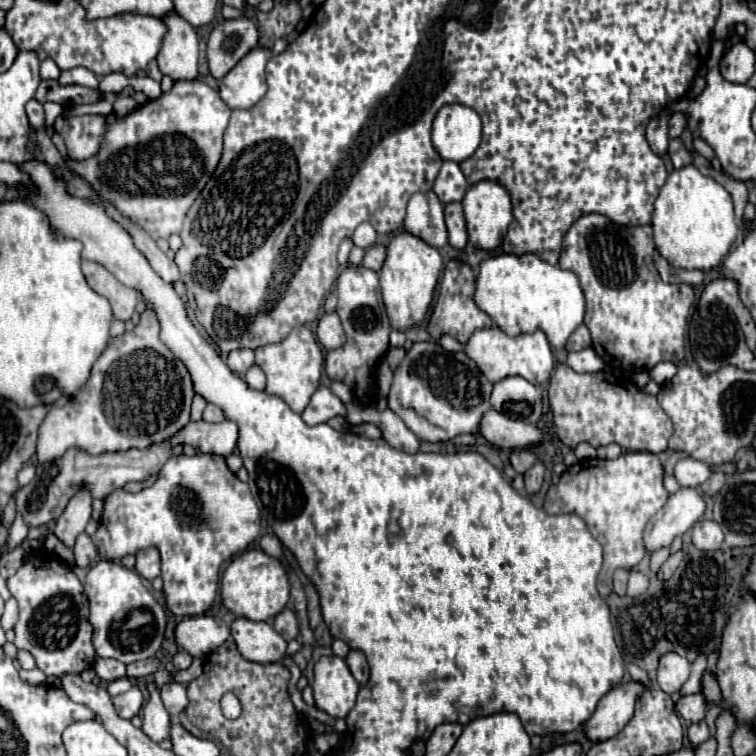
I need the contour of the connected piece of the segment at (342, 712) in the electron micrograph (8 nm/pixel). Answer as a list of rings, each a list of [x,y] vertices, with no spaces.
[[[326,655],[314,665],[312,691],[320,711],[332,717],[346,717],[356,703],[358,689],[360,685],[342,657]]]

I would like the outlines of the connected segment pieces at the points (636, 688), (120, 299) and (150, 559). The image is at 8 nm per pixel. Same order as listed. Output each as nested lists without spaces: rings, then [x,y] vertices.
[[[632,681],[628,685],[618,685],[610,693],[606,693],[600,701],[592,717],[586,721],[586,739],[592,743],[606,741],[614,737],[634,715],[634,703],[638,695],[646,691],[640,683]]]
[[[82,261],[82,273],[88,285],[110,301],[116,319],[128,321],[132,317],[140,299],[134,289],[122,285],[118,279],[114,279],[114,275],[110,275],[110,271],[106,271],[100,263],[94,261]]]
[[[148,547],[136,553],[136,571],[148,581],[160,575],[160,553],[156,547]]]

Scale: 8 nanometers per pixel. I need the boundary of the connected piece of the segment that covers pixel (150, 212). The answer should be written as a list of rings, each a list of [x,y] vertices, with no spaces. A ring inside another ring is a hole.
[[[174,83],[174,87],[158,99],[146,101],[132,113],[120,117],[114,111],[106,115],[106,133],[100,143],[100,151],[84,161],[62,157],[52,145],[46,131],[36,133],[38,149],[50,167],[60,167],[72,175],[80,175],[102,201],[108,201],[118,209],[118,213],[132,223],[140,225],[152,239],[168,239],[172,233],[182,231],[182,221],[186,211],[192,207],[194,199],[200,195],[204,185],[210,181],[222,157],[222,135],[230,119],[230,107],[220,99],[220,95],[206,83]]]

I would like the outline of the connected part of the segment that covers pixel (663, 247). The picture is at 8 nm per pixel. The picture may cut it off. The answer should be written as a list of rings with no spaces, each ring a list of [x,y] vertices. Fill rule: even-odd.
[[[694,165],[676,169],[668,175],[654,203],[652,229],[658,253],[672,267],[710,271],[722,261],[738,237],[732,195],[714,179],[704,177]]]

